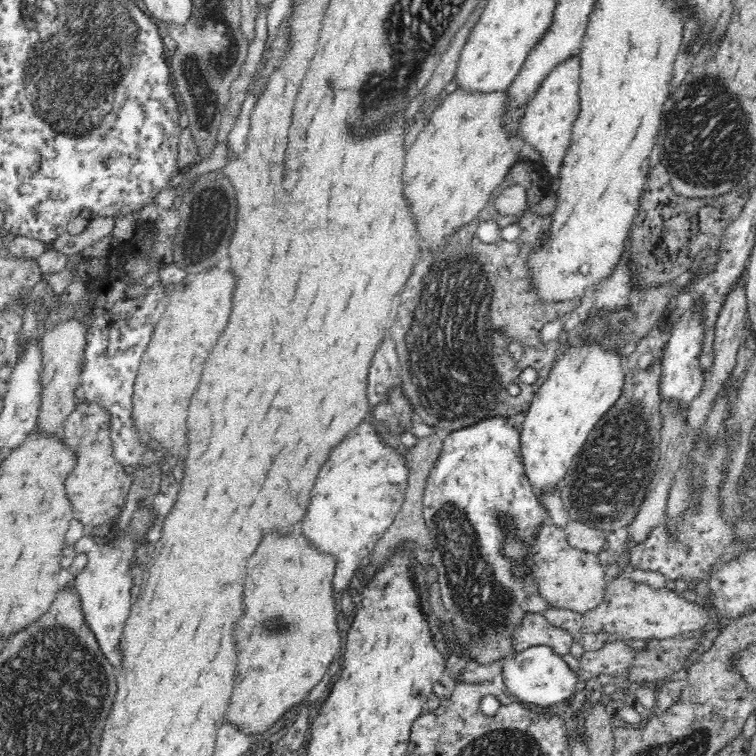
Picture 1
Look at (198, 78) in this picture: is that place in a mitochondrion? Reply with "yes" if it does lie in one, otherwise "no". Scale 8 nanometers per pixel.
yes

